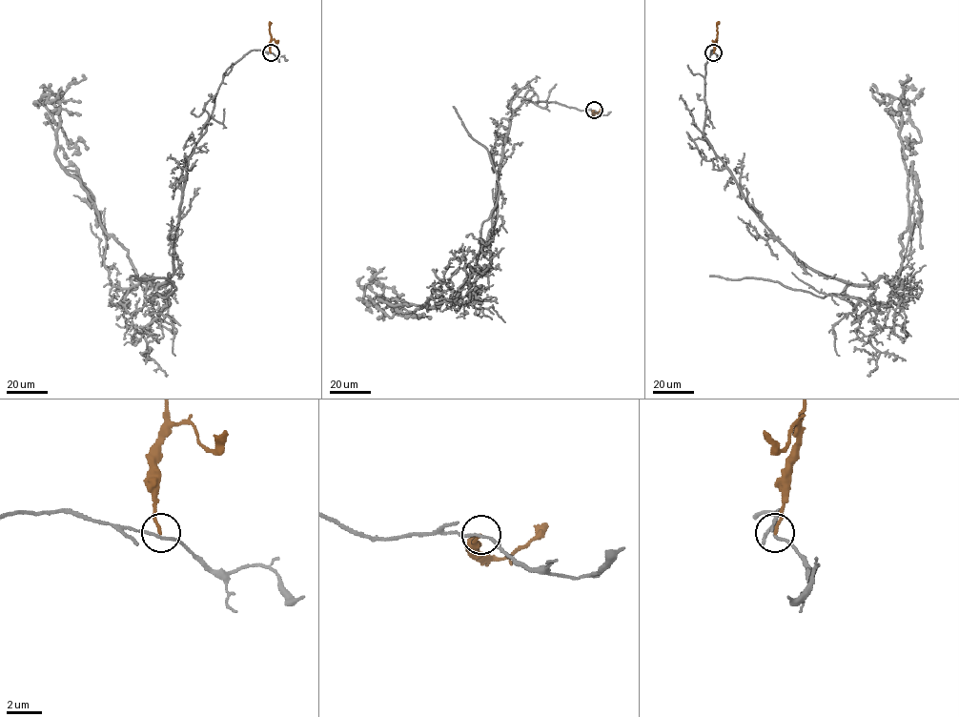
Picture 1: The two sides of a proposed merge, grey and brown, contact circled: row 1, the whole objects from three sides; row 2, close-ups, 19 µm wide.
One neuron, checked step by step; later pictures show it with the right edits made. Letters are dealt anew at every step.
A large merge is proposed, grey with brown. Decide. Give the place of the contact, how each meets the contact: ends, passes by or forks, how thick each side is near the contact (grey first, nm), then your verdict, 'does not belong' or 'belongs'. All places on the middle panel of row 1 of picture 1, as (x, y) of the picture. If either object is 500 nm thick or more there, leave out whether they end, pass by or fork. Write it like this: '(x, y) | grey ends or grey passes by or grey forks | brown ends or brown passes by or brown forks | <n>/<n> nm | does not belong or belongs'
(594, 110) | grey passes by | brown ends | 150/170 nm | does not belong

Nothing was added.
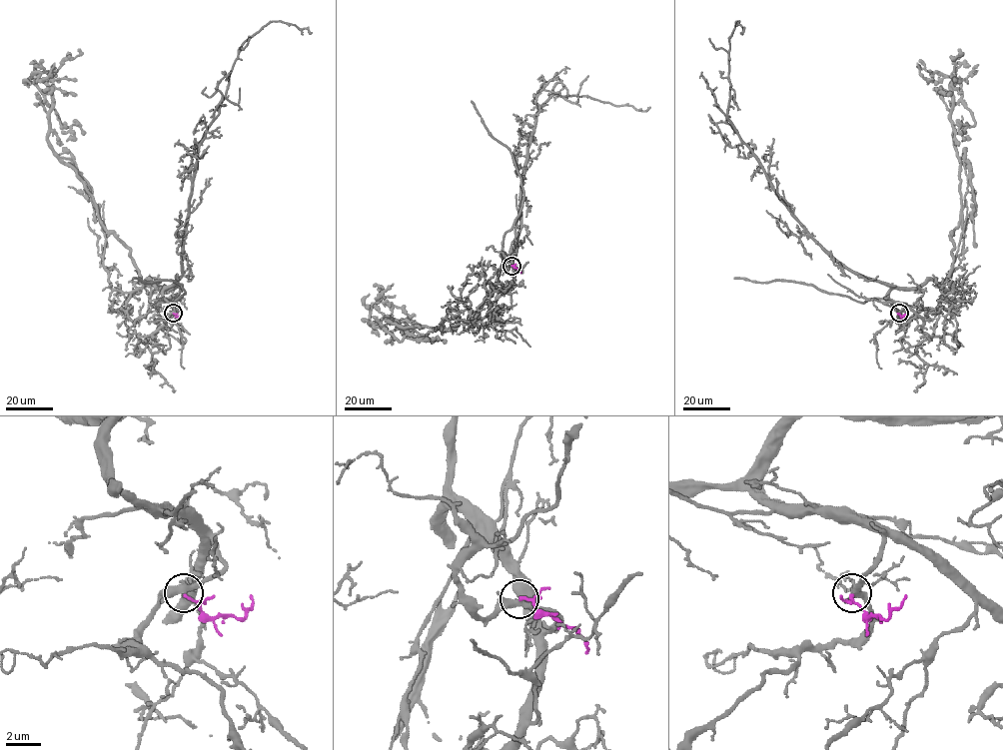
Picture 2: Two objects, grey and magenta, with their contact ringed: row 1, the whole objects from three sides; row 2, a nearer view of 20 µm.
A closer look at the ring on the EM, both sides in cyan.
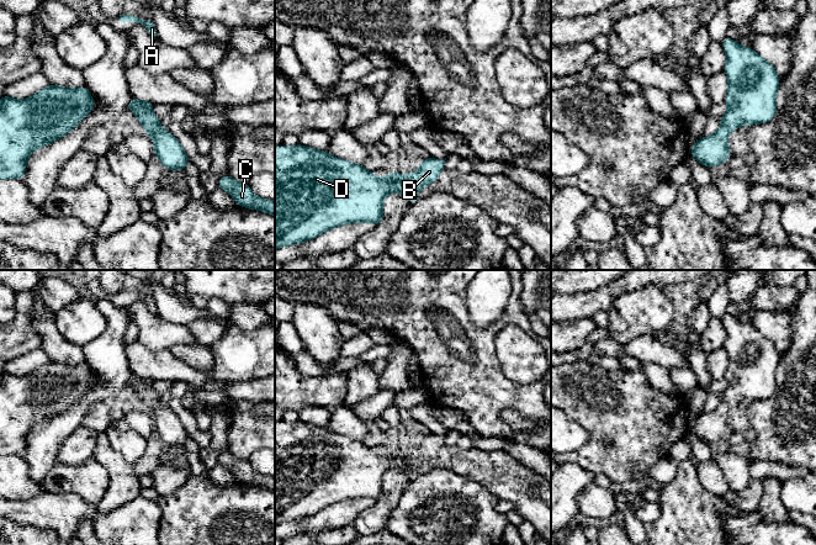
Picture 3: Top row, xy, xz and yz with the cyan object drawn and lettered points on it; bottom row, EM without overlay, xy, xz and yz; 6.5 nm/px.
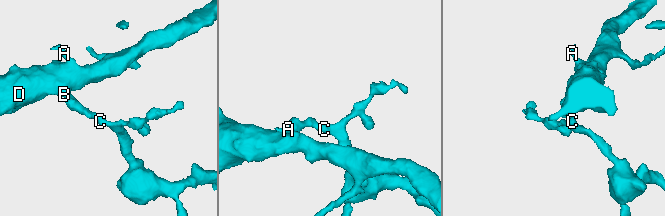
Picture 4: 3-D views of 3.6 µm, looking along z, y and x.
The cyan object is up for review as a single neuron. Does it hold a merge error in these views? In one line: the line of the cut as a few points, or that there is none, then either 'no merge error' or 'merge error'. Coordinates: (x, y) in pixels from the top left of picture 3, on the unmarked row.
no cut; no merge error

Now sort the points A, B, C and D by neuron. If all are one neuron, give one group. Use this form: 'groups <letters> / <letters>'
groups A B C D

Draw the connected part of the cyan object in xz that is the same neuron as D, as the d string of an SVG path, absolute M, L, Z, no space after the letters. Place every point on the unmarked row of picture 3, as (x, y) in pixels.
M301 419L295 423L284 420L275 423L275 527L285 522L312 517L325 507L343 501L367 498L377 502L383 496L383 475L388 470L404 470L413 480L418 476L417 469L438 456L439 450L445 445L445 436L446 434L439 436L430 433L423 435L422 441L412 450L396 451L394 448L391 448L381 456L361 440L332 433L327 427L308 424Z

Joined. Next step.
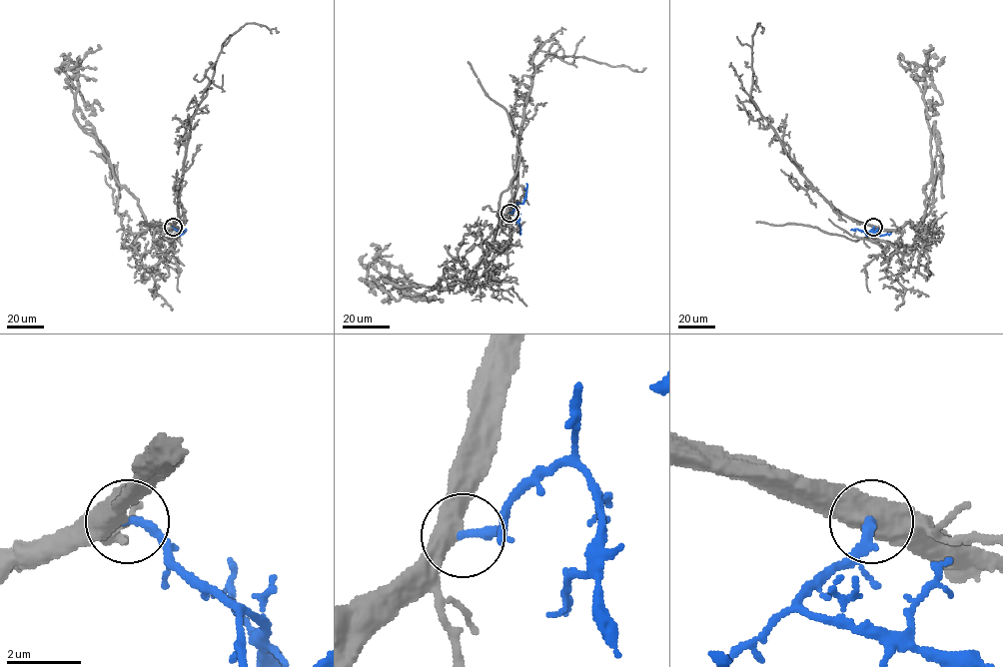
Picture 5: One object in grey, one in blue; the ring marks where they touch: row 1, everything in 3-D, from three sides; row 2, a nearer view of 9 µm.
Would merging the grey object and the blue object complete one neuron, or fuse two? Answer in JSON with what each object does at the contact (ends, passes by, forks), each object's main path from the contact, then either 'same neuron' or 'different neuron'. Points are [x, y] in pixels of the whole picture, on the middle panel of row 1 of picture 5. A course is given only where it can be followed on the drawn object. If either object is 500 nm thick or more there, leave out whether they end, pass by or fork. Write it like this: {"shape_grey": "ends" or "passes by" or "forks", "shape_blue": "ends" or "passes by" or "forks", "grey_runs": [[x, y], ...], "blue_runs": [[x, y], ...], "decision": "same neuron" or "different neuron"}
{"grey_runs": [[509, 213], [470, 280], [449, 277], [433, 287], [398, 287], [385, 277], [373, 286], [395, 301], [419, 288]], "blue_runs": [[509, 213], [524, 198], [526, 183]], "decision": "same neuron"}

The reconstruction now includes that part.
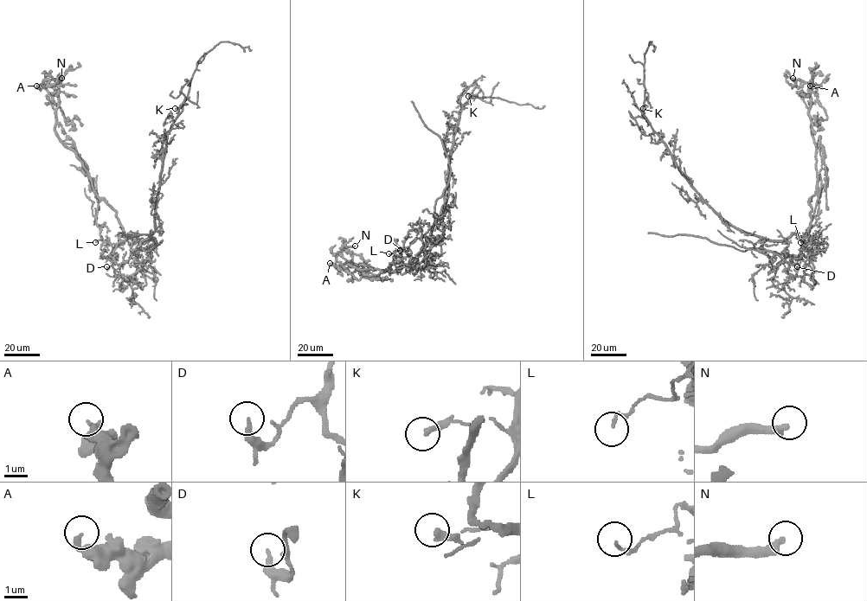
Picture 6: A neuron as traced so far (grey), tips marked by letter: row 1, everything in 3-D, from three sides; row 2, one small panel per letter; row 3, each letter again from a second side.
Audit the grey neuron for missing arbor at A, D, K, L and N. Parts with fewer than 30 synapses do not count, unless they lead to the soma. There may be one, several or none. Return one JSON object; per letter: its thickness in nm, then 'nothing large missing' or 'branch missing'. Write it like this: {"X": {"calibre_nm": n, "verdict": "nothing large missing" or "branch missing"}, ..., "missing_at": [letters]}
{"A": {"calibre_nm": 260, "verdict": "nothing large missing"}, "D": {"calibre_nm": 280, "verdict": "nothing large missing"}, "K": {"calibre_nm": 300, "verdict": "nothing large missing"}, "L": {"calibre_nm": 110, "verdict": "nothing large missing"}, "N": {"calibre_nm": 340, "verdict": "branch missing"}, "missing_at": ["N"]}

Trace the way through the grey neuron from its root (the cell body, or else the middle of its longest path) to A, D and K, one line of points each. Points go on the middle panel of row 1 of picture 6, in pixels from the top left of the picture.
A: (441, 214), (413, 264), (396, 262), (379, 270), (359, 269), (349, 262), (340, 267), (330, 263)
D: (441, 214), (417, 256), (412, 258), (404, 250), (407, 253), (400, 250)
K: (441, 214), (447, 196), (448, 163), (459, 111), (476, 96), (468, 96)

